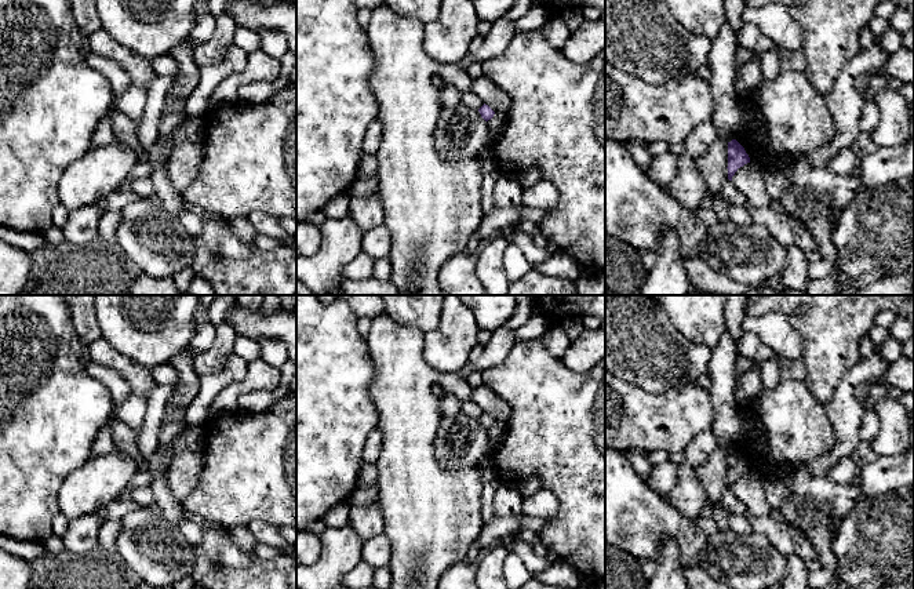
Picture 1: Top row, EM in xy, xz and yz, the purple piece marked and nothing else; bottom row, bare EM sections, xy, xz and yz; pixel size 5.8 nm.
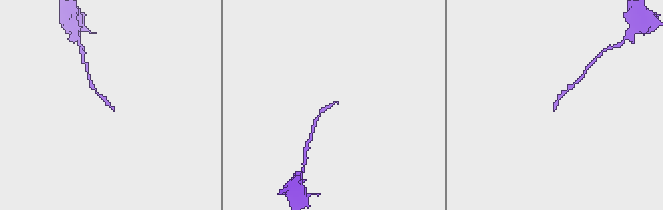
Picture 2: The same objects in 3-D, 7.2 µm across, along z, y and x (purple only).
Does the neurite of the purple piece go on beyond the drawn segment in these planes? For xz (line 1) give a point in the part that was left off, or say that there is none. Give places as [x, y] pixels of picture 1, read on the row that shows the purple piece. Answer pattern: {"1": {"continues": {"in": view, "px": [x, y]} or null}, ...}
{"1": {"continues": null}}

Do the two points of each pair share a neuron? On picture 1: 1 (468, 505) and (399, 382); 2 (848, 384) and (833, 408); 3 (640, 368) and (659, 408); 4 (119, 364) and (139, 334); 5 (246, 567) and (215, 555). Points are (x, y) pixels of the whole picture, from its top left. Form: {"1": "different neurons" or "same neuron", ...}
{"1": "same neuron", "2": "same neuron", "3": "different neurons", "4": "different neurons", "5": "same neuron"}

